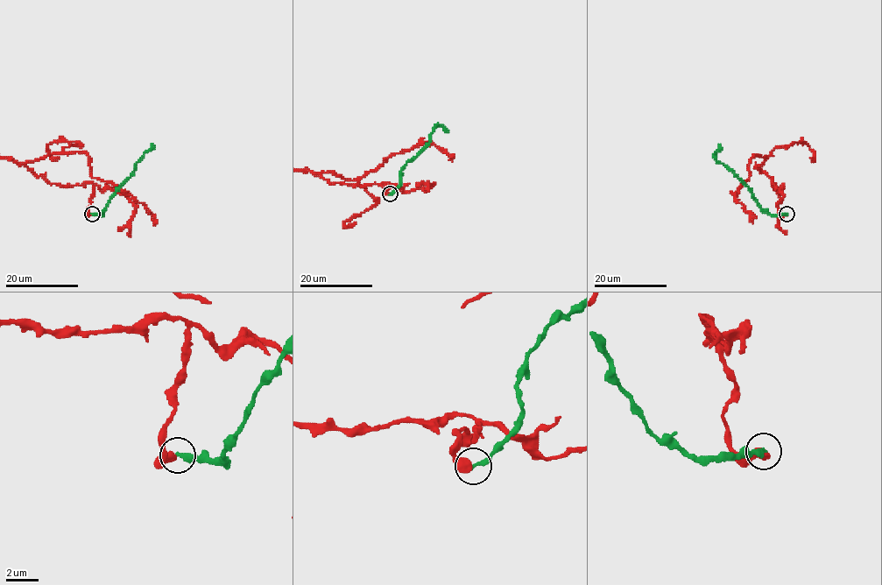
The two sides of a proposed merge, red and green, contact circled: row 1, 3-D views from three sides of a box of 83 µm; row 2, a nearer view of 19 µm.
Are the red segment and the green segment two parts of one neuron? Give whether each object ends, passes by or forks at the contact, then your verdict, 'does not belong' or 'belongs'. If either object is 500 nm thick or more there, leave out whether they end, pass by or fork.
does not belong

